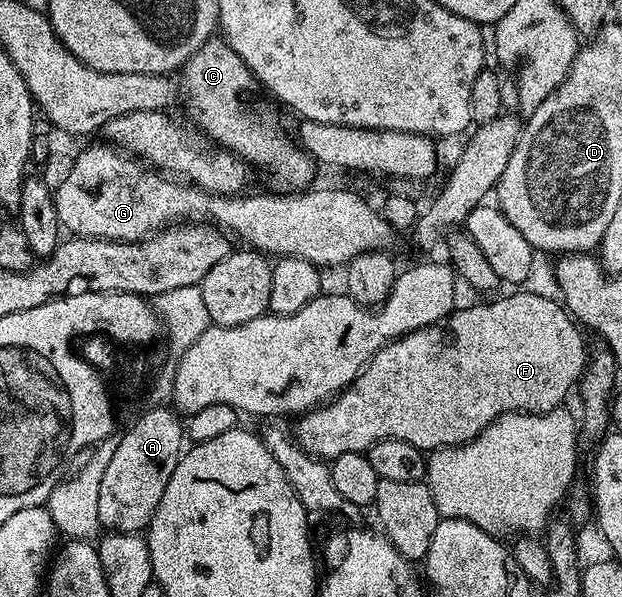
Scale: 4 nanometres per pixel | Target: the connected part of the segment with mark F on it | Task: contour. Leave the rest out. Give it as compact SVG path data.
M525 290L514 291L514 296L498 295L493 298L498 300L490 304L458 307L441 323L423 326L382 346L336 398L296 417L295 439L302 450L332 462L339 454L368 453L375 442L387 438L411 442L411 446L422 450L453 448L473 440L508 412L544 414L562 407L569 391L578 387L585 373L590 349L585 349L585 336L578 321L556 299L521 291Z

